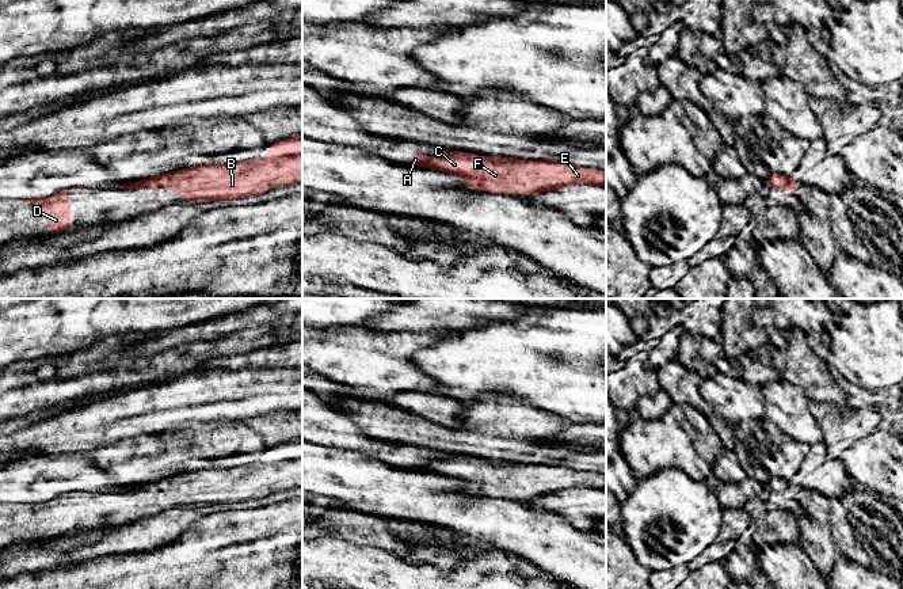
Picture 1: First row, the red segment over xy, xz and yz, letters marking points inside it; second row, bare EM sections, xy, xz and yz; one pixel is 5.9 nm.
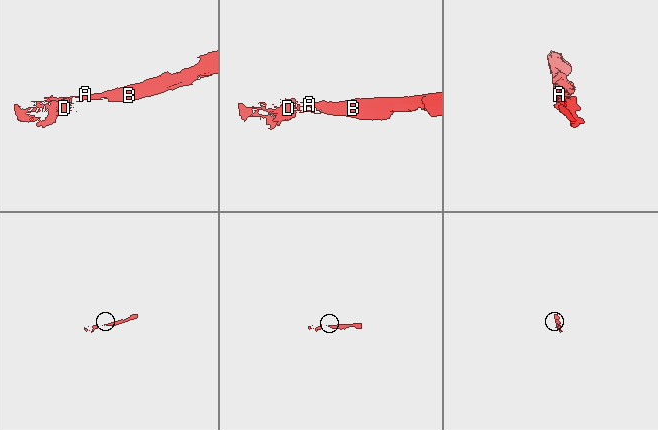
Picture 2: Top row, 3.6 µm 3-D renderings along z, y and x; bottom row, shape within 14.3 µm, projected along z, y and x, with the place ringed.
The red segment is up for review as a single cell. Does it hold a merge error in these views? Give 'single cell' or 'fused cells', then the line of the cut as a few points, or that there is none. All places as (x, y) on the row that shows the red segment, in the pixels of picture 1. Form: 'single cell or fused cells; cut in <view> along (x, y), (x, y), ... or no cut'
single cell; no cut

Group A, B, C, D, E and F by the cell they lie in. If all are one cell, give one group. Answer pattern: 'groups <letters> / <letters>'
groups A B C D E F

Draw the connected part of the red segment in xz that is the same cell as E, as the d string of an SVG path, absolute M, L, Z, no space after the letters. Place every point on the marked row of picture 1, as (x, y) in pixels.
M453 151L441 156L408 156L415 166L460 175L472 190L519 195L540 194L572 185L606 186L606 171L575 167L565 162L491 159Z

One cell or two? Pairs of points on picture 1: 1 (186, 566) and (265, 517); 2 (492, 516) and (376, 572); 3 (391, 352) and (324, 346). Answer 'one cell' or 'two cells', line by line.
1: one cell
2: two cells
3: one cell

